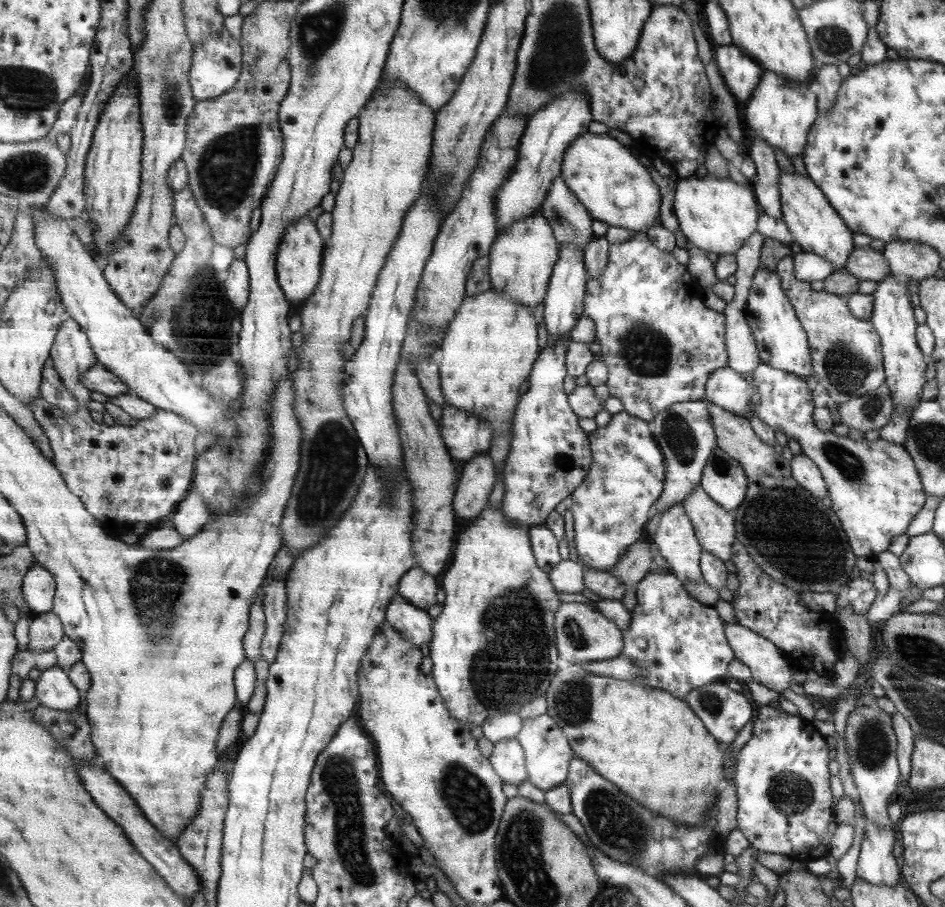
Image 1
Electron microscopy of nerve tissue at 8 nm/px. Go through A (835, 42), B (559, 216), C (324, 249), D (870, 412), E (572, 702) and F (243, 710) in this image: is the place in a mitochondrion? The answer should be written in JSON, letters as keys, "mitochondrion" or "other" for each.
{"A":"mitochondrion","B":"mitochondrion","C":"other","D":"mitochondrion","E":"mitochondrion","F":"other"}

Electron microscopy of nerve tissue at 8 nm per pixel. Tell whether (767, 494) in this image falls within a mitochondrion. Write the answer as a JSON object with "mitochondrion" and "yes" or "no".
{"mitochondrion":"yes"}

